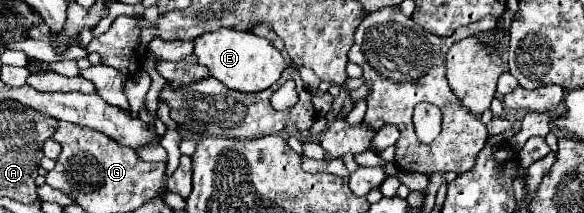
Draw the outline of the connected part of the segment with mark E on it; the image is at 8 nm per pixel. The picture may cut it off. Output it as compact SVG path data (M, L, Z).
M218 29L212 33L204 33L202 37L194 39L194 53L198 55L198 63L208 67L210 73L220 83L242 93L258 93L268 89L280 79L282 71L286 69L286 63L280 51L268 39L256 37L250 31Z

